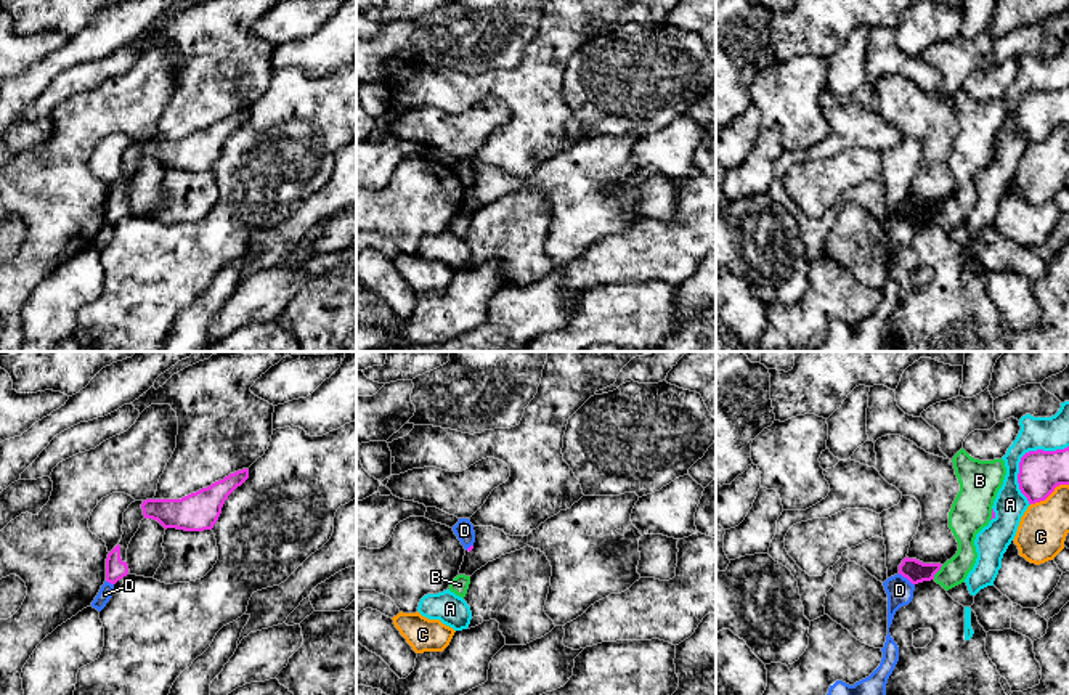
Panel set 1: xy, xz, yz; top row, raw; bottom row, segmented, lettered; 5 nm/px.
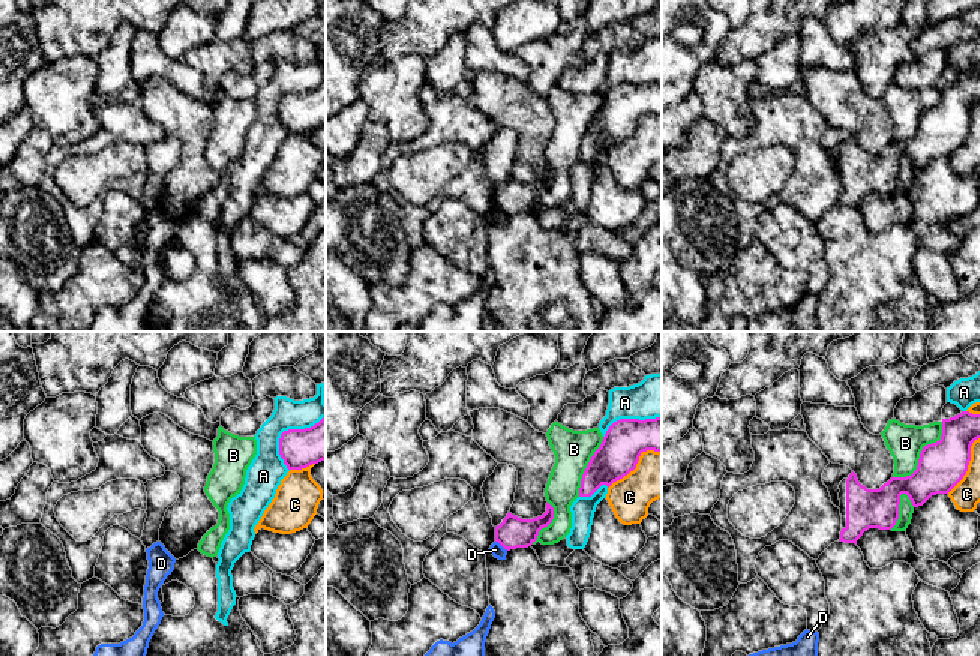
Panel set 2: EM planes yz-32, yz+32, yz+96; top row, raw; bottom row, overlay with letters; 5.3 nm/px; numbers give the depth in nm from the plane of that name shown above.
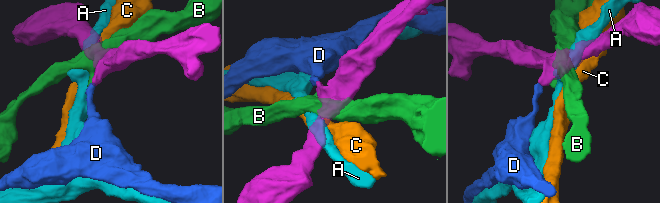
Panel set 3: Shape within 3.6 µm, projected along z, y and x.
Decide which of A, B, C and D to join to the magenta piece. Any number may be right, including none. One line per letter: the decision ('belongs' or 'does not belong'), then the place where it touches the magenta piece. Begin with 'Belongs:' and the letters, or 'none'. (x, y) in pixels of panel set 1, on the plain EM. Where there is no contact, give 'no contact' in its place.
Belongs: none
A: does not belong; contact yz (1021, 98)
B: does not belong; contact yz (938, 211)
C: does not belong; contact yz (1048, 135)
D: does not belong; contact yz (906, 217)

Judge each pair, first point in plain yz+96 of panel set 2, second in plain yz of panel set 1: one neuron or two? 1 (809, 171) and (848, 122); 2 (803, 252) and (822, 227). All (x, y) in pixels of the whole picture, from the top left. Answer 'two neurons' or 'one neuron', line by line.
1: one neuron
2: two neurons

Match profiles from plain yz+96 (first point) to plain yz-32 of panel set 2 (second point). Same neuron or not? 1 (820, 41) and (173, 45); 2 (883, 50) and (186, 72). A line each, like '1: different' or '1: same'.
1: different
2: different

